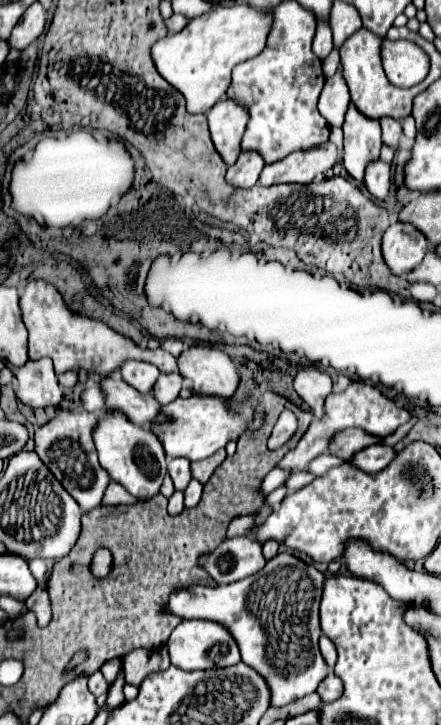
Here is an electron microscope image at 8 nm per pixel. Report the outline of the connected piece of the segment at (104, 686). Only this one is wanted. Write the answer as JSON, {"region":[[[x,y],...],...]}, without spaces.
{"region":[[[96,671],[96,673],[90,677],[90,685],[92,685],[94,697],[102,697],[102,695],[106,695],[106,691],[108,691],[108,683],[106,683],[106,679],[102,677],[100,671]]]}

